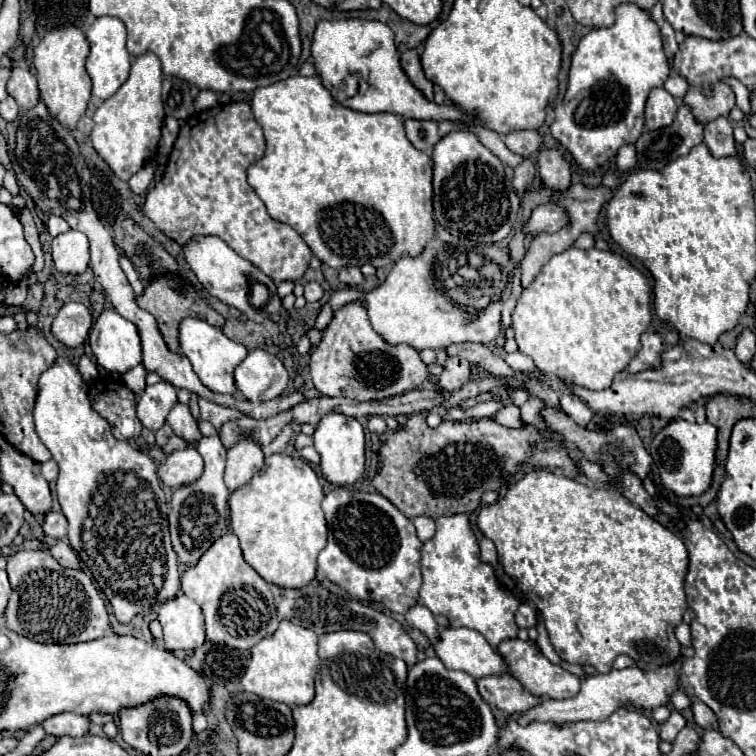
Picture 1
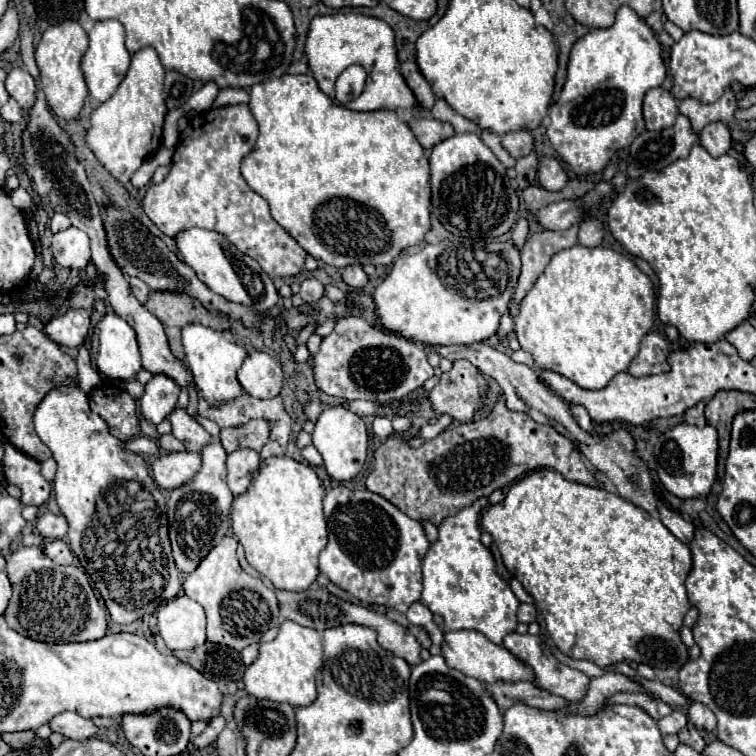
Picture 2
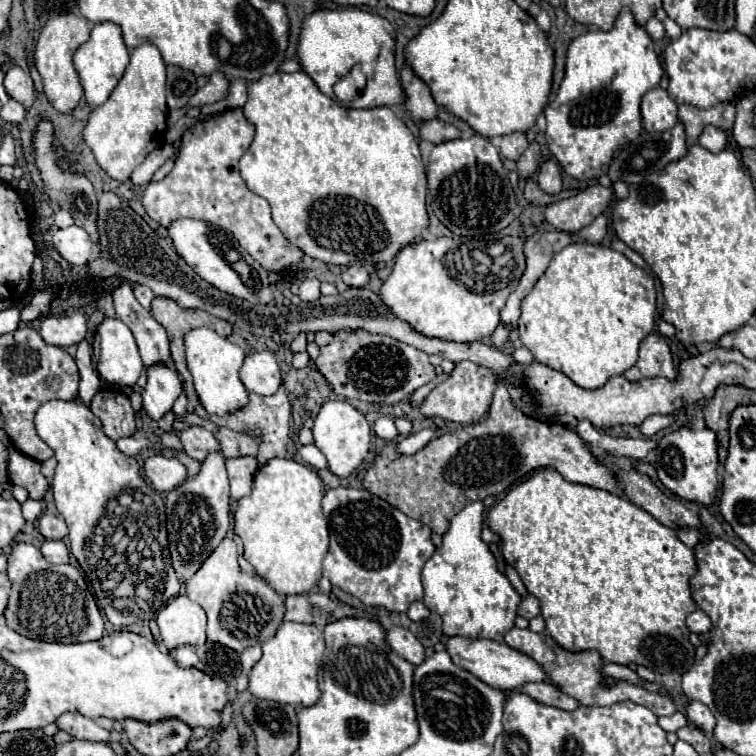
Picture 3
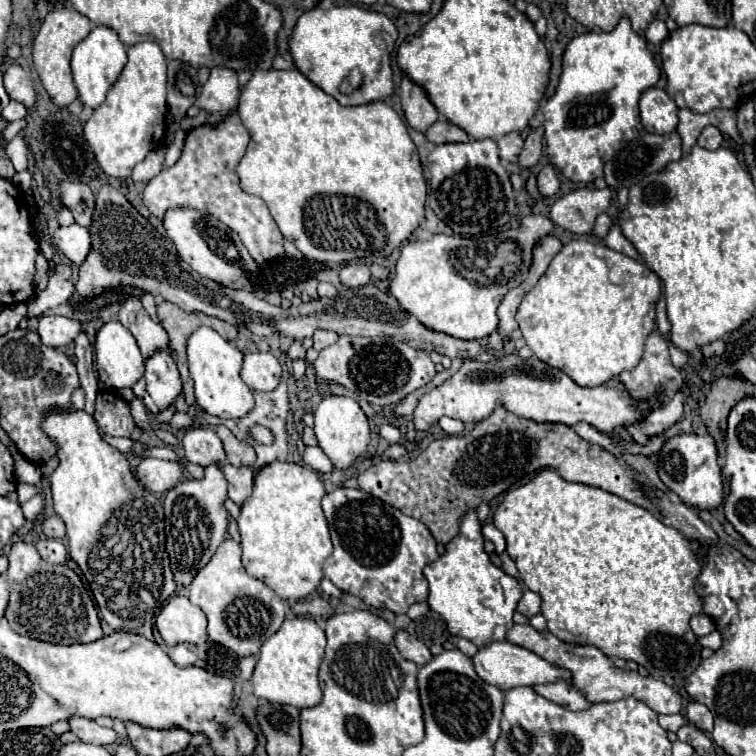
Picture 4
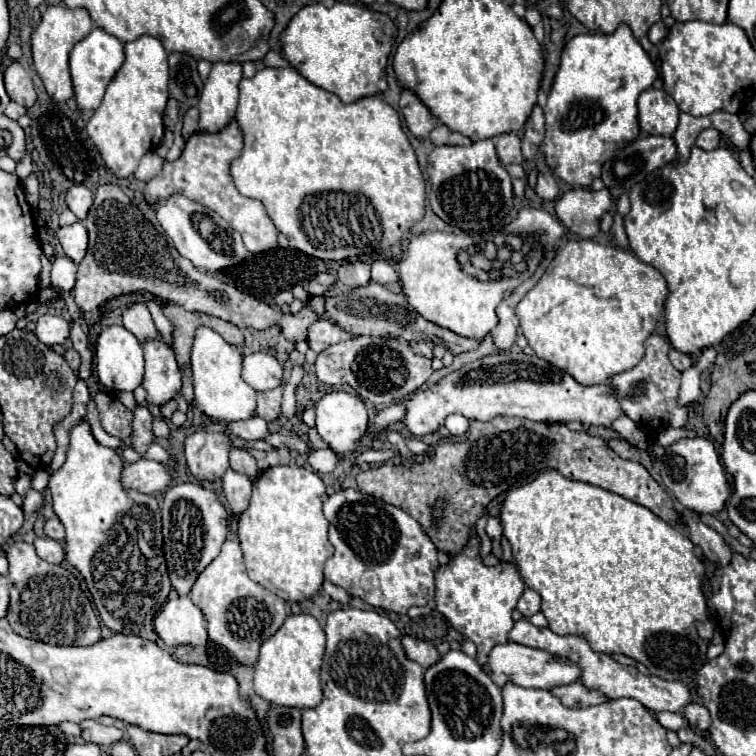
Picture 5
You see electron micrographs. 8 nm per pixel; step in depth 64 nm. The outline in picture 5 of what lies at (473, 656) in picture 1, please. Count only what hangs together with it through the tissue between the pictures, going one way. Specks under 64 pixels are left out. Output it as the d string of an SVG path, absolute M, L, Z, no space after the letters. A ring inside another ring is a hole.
M506 642L506 644L496 644L492 648L492 652L488 654L486 664L482 664L482 670L490 676L490 680L496 686L506 686L508 682L522 686L522 688L540 688L540 690L550 690L554 686L560 684L570 684L576 682L580 678L580 668L576 668L576 664L572 664L570 660L564 658L556 658L544 650L536 650L536 648L528 648L522 644L514 644L514 642Z

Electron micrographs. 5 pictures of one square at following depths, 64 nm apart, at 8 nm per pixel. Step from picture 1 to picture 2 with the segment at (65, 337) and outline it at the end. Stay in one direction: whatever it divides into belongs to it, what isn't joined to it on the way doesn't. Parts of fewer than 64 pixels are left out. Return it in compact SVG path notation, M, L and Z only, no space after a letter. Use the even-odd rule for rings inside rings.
M68 308L64 314L52 318L44 326L44 334L52 342L68 348L80 346L86 340L88 330L90 330L90 314L84 308Z

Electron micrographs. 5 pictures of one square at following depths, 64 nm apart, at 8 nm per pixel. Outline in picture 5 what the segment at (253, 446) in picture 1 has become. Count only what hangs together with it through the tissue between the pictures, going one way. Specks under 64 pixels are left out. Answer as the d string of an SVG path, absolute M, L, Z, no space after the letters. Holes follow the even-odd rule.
M228 468L222 476L222 486L224 486L224 496L230 502L230 512L242 514L244 508L248 508L248 500L252 494L252 480L246 474Z

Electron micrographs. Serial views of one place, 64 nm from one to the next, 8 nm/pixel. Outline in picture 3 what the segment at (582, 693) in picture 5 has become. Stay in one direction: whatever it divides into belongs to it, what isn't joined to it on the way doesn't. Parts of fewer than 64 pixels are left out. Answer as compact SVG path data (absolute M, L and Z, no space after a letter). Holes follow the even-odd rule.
M534 682L534 684L522 684L518 688L518 692L528 694L530 698L534 698L540 704L548 704L554 708L562 708L562 710L576 710L578 702L566 694L562 694L556 686L548 684L548 682Z

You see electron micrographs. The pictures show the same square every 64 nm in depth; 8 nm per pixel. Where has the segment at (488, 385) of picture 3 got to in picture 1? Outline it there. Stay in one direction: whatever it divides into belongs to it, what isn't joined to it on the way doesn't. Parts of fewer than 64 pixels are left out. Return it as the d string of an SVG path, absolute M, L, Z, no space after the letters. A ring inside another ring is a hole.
M448 356L444 372L440 374L440 390L460 388L470 378L470 364L458 356Z

